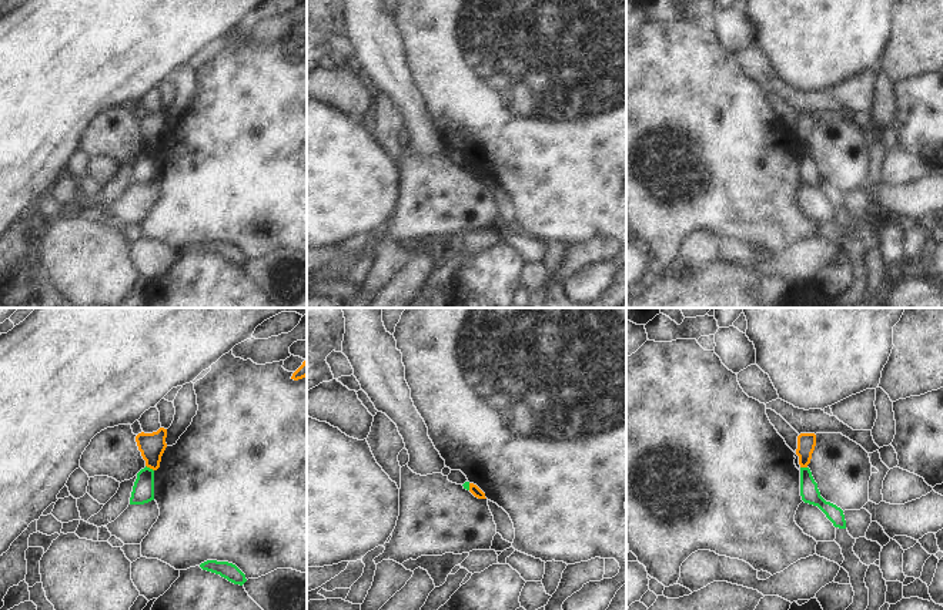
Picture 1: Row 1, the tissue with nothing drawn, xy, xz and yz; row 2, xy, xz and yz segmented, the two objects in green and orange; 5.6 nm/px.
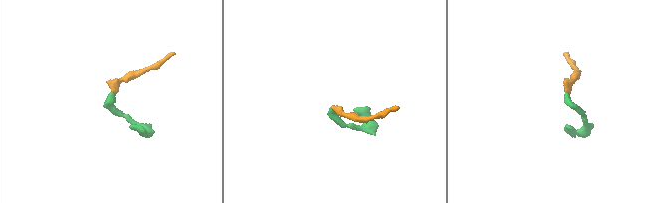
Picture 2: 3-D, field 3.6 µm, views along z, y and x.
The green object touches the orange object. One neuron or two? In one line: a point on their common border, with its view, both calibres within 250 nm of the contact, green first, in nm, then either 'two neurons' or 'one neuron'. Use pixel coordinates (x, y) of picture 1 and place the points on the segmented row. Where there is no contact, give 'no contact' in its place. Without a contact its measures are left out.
xy (149, 468) | 130/140 nm | two neurons

